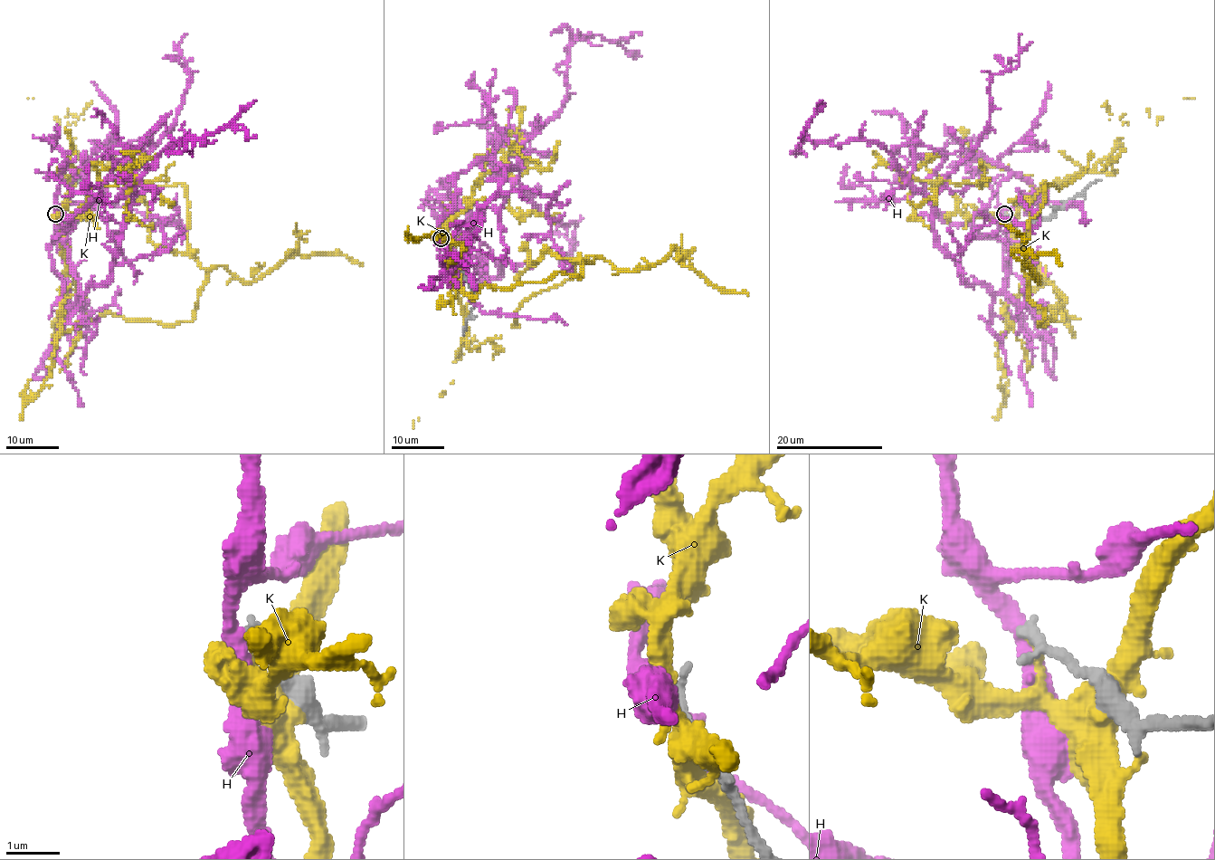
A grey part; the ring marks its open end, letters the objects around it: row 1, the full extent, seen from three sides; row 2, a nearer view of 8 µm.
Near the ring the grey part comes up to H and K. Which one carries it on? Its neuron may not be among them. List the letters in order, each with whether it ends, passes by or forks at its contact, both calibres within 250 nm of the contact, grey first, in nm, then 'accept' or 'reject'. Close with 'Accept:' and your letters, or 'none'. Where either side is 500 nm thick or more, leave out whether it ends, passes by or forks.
H: it passes by | 200/300 nm | reject
K: it ends | 200/140 nm | reject
Accept: none

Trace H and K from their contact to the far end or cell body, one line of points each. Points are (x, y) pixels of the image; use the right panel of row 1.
H: (1004, 214), (1010, 272), (990, 292), (962, 278), (938, 244), (933, 204), (876, 141), (802, 134), (821, 100)
K: (1004, 214), (1065, 299), (1060, 320), (1038, 326), (1023, 266), (1035, 273), (1012, 251), (1059, 264)

